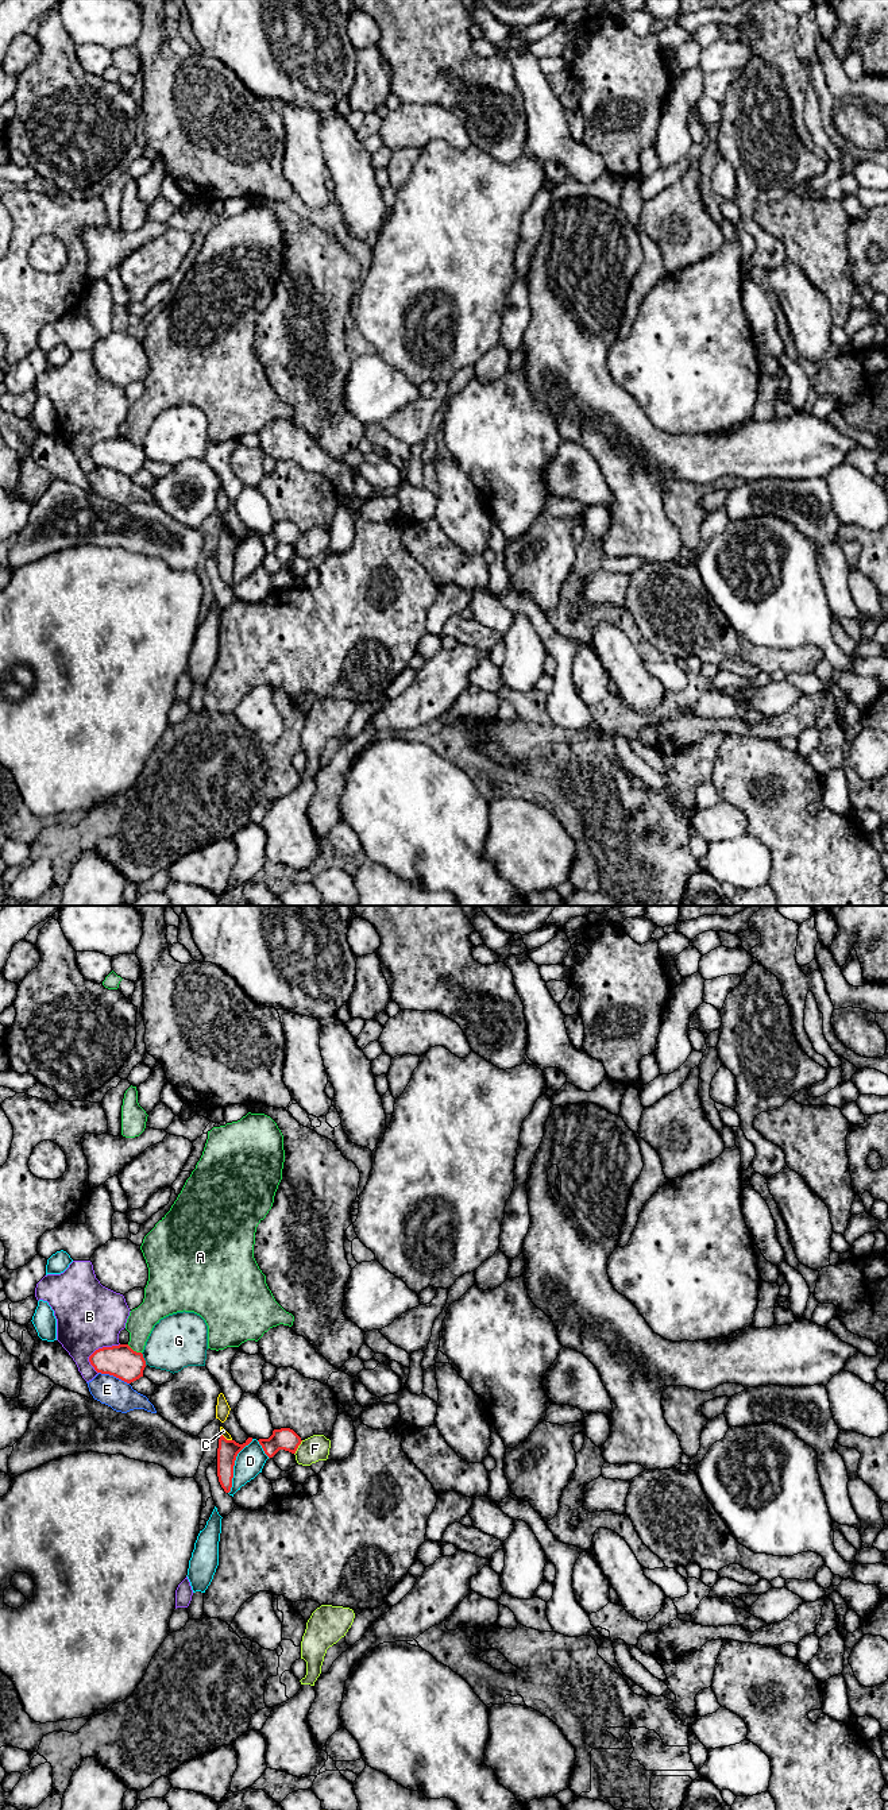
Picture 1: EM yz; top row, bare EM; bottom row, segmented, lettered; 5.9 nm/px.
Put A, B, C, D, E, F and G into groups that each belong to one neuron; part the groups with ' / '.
A / B / C / D / E / F / G

